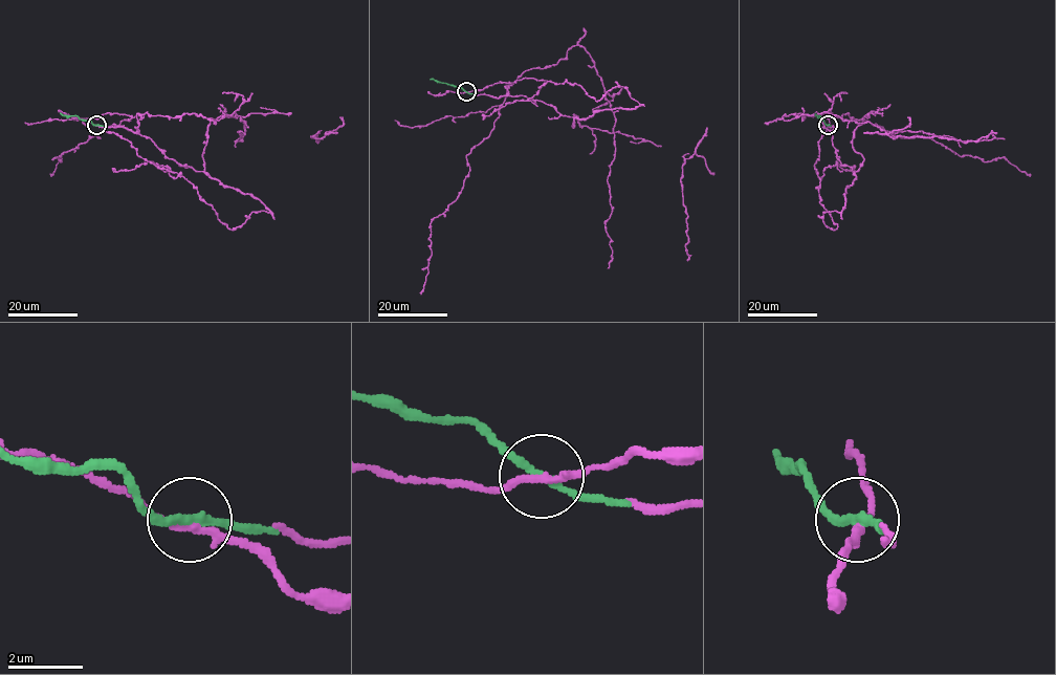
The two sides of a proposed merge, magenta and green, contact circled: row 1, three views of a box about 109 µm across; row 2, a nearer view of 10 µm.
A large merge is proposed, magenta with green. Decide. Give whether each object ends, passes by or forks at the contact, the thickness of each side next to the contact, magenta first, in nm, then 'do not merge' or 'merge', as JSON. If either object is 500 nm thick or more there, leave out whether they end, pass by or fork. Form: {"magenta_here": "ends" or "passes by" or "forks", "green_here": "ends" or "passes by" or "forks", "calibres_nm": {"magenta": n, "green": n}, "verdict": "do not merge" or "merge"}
{"magenta_here": "passes by", "green_here": "passes by", "calibres_nm": {"magenta": 190, "green": 200}, "verdict": "merge"}

